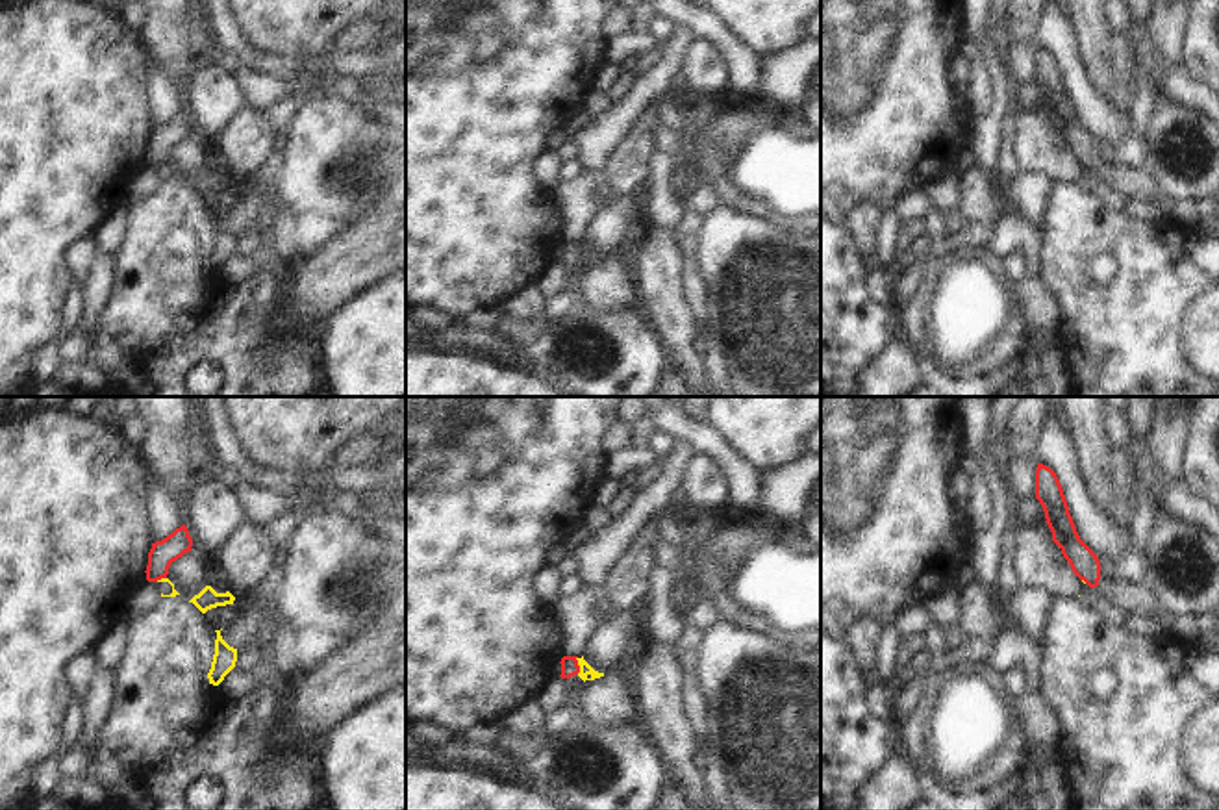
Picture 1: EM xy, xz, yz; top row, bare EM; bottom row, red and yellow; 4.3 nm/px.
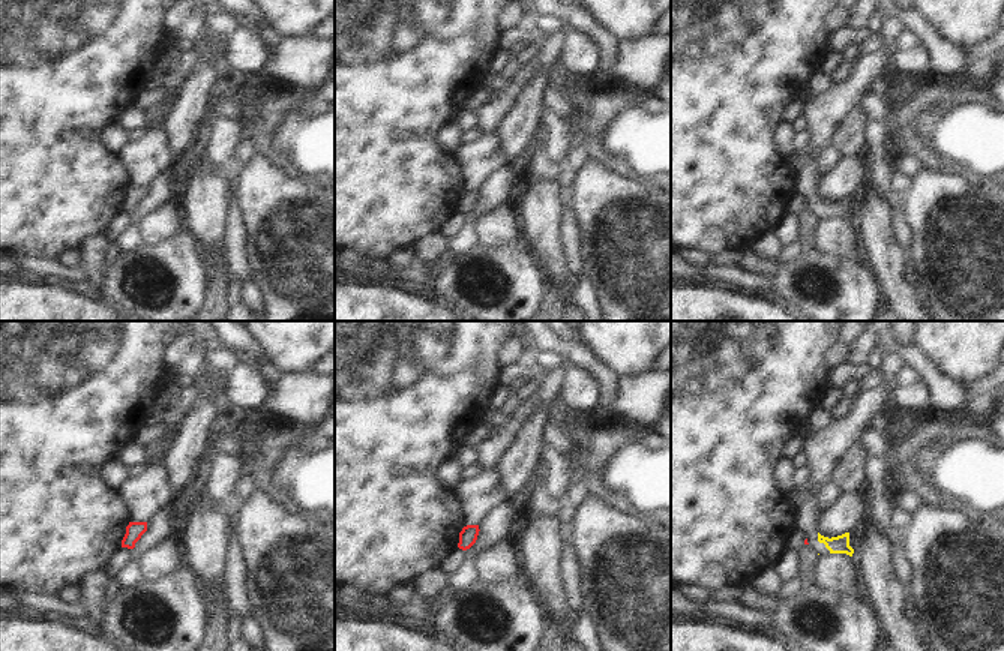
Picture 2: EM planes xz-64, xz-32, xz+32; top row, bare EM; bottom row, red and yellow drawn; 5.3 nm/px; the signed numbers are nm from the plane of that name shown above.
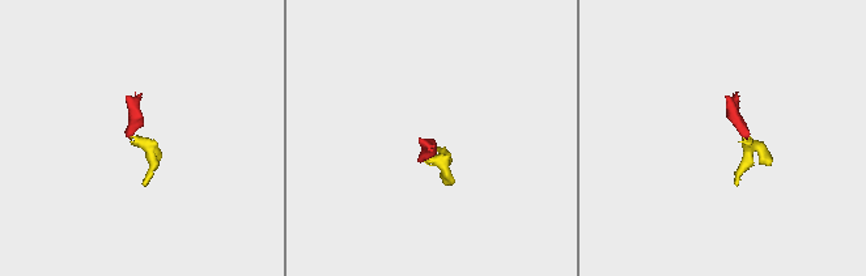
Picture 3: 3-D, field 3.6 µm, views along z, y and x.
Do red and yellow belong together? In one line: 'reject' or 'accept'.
reject

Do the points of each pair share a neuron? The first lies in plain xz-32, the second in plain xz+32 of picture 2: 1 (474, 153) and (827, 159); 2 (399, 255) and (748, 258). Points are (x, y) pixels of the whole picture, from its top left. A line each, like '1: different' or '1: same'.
1: different
2: different

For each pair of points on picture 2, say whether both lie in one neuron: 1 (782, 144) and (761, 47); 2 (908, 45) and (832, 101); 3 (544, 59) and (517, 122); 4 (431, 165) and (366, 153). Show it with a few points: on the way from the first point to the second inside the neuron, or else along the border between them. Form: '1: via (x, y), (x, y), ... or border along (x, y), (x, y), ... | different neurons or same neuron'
1: border along (781, 122), (775, 129), (775, 147), (785, 158) | different neurons
2: border along (902, 29), (896, 36), (889, 68) | different neurons
3: border along (547, 69), (538, 69), (517, 98) | different neurons
4: via (414, 165), (383, 165) | same neuron

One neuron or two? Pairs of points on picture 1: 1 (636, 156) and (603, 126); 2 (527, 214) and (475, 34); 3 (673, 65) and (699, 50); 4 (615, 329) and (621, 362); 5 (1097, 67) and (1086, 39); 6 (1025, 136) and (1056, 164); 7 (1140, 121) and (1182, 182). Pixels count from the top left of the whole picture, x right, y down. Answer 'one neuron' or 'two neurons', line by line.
1: two neurons
2: one neuron
3: two neurons
4: one neuron
5: one neuron
6: one neuron
7: two neurons

